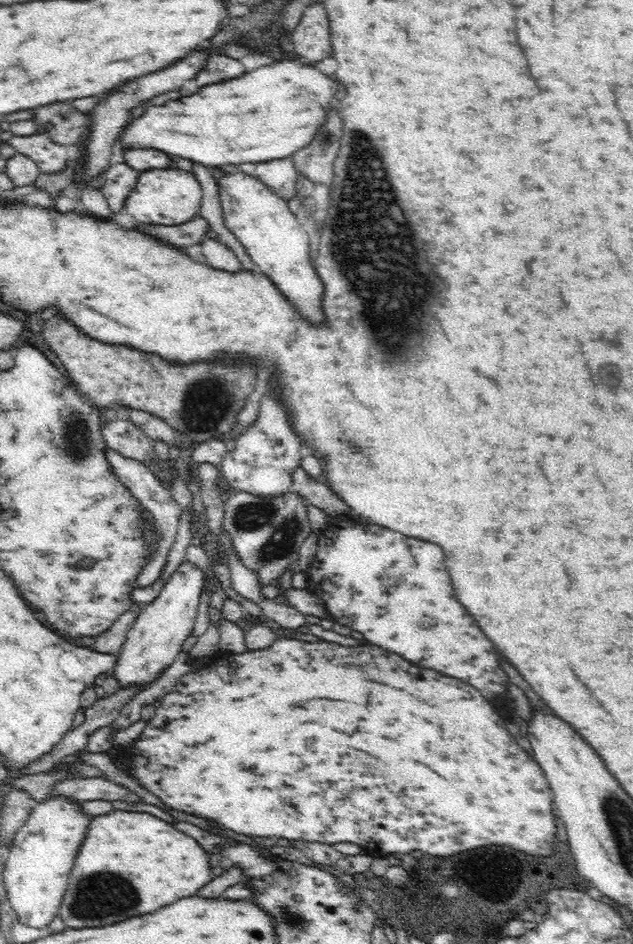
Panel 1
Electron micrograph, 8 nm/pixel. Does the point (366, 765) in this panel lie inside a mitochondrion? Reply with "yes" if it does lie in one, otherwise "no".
yes

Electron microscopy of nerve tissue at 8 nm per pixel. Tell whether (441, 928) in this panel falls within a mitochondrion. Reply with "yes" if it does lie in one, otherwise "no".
no

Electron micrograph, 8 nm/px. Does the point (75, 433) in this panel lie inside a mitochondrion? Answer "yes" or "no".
yes

